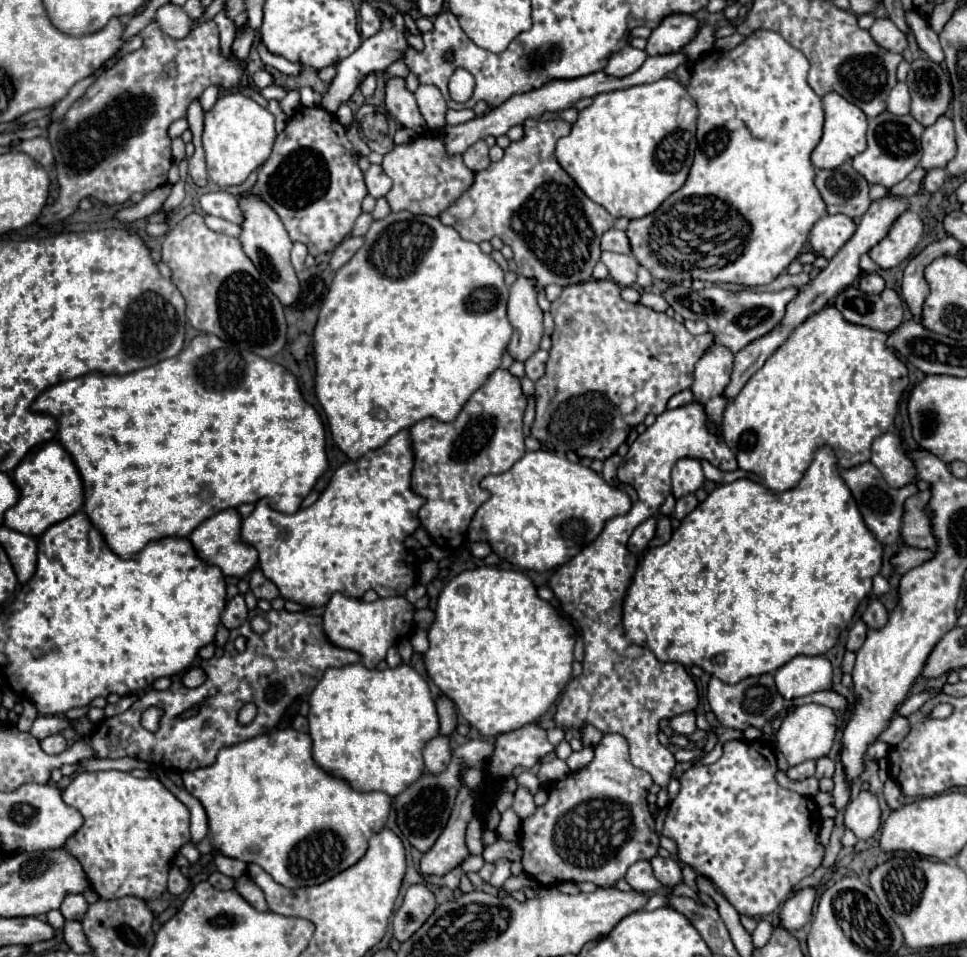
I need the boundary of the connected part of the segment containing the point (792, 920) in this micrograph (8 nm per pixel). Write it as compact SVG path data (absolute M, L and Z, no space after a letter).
M802 887L792 895L792 899L786 899L782 913L780 913L780 925L784 929L802 929L810 921L810 909L816 901L816 889L814 887Z

